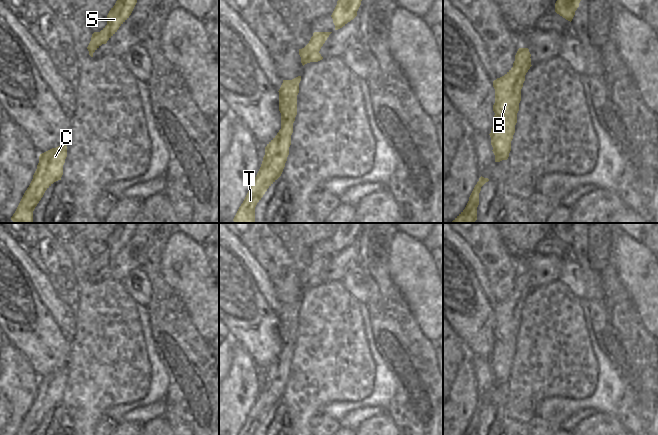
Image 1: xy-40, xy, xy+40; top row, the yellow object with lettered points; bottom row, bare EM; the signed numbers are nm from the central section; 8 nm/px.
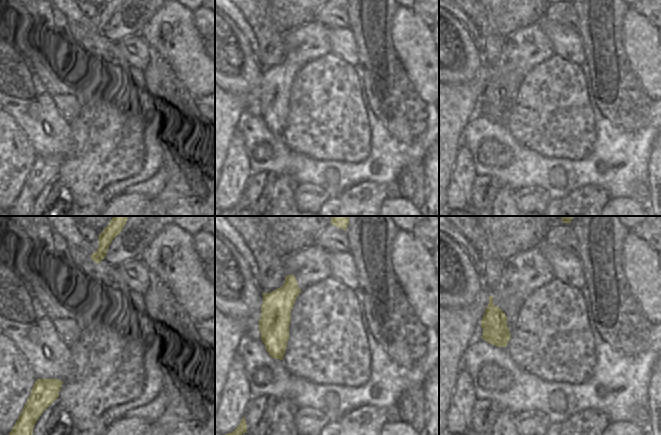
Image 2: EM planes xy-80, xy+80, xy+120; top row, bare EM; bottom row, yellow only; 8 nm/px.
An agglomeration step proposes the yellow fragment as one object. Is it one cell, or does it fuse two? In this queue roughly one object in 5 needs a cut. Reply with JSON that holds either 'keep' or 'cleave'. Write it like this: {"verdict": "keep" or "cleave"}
{"verdict": "keep"}

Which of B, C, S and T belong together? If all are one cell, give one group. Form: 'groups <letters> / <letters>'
groups B C S T

